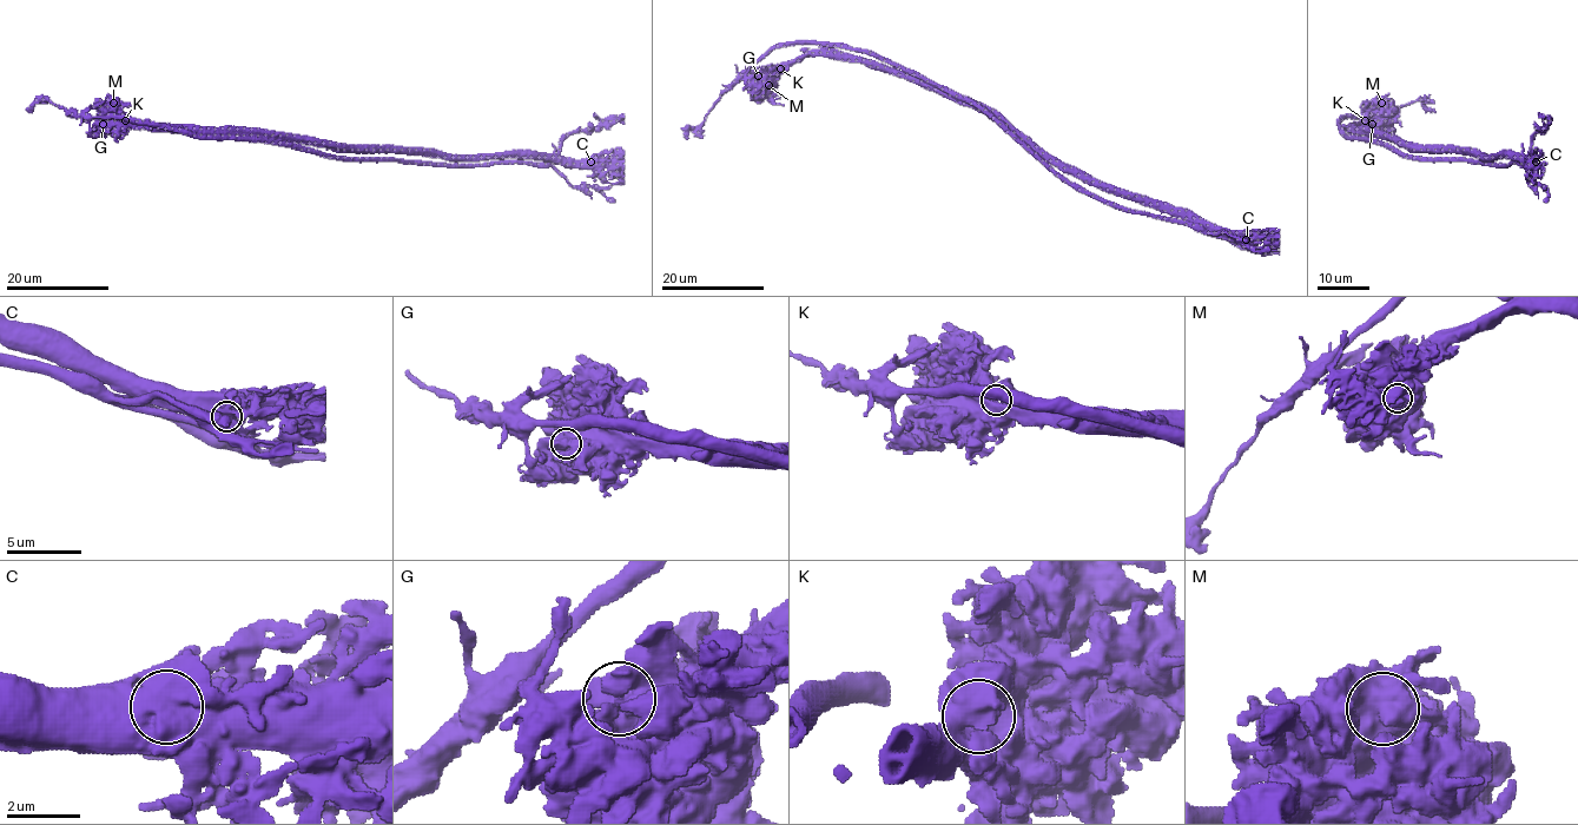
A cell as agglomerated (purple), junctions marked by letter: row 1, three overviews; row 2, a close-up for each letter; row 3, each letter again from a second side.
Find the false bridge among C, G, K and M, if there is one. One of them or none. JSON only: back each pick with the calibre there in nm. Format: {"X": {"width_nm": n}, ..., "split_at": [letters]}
{"C": {"width_nm": 700}, "split_at": ["C"]}

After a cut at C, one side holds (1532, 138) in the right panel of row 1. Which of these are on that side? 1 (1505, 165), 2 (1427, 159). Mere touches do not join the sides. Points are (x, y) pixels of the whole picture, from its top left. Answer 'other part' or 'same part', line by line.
1: same part
2: same part

